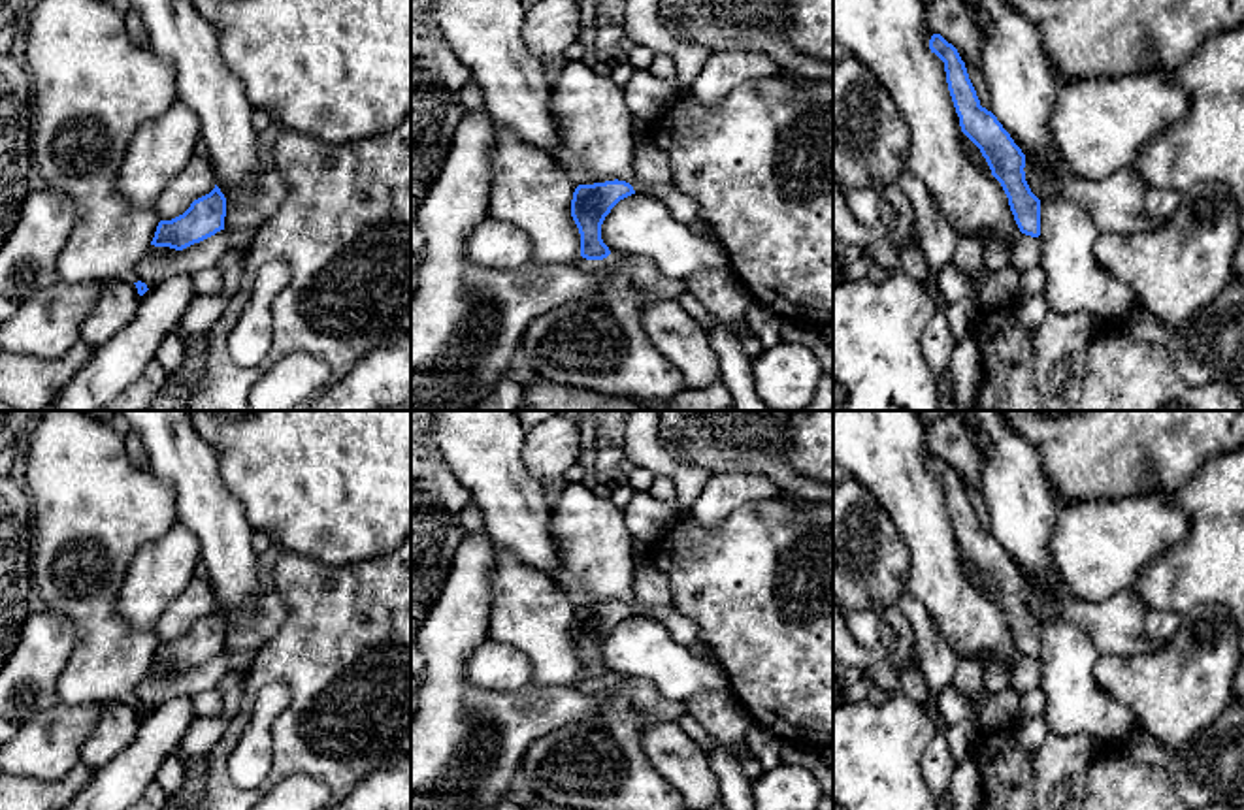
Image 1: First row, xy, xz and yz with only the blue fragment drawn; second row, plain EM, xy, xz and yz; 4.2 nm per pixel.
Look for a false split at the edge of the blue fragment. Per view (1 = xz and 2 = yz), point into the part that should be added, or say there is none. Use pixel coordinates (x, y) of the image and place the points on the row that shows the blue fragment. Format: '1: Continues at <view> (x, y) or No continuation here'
1: No continuation here
2: No continuation here

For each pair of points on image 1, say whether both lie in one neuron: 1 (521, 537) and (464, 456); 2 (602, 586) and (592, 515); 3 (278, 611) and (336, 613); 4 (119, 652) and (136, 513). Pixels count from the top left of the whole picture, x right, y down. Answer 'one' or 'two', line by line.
1: one
2: one
3: two
4: one

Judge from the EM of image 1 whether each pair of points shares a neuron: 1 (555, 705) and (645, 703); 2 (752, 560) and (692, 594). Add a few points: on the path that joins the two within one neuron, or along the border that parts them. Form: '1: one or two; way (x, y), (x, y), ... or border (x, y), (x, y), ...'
1: two; border (600, 696), (602, 701), (585, 718), (560, 728)
2: one; way (737, 575), (732, 581), (713, 581), (707, 586)

